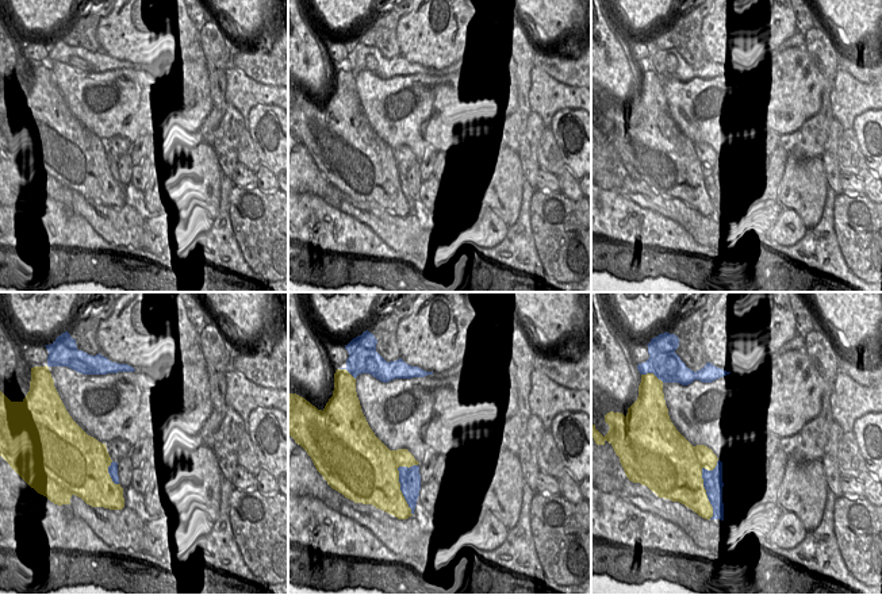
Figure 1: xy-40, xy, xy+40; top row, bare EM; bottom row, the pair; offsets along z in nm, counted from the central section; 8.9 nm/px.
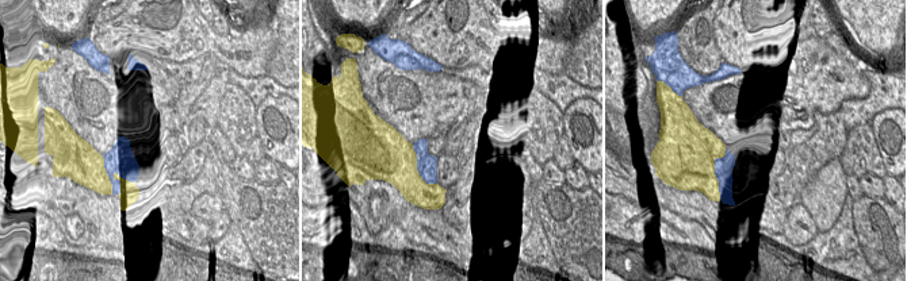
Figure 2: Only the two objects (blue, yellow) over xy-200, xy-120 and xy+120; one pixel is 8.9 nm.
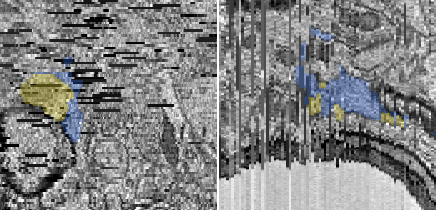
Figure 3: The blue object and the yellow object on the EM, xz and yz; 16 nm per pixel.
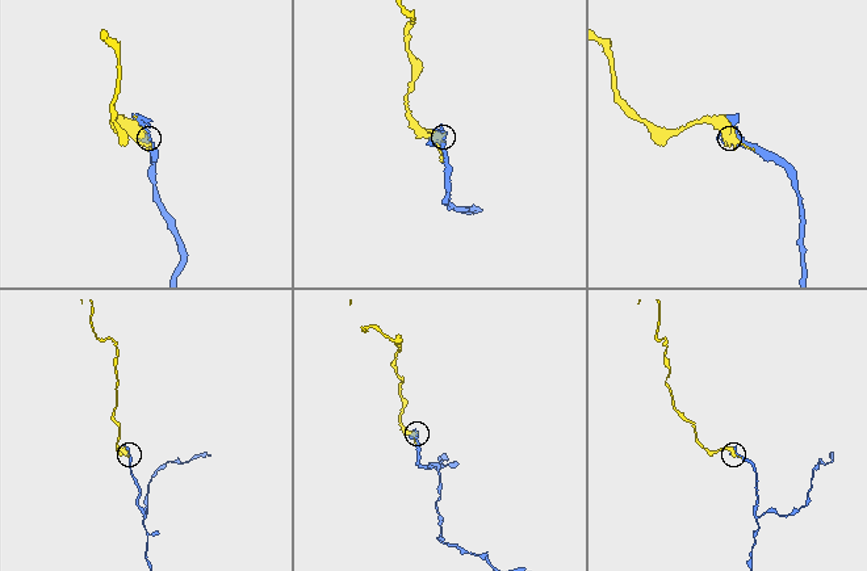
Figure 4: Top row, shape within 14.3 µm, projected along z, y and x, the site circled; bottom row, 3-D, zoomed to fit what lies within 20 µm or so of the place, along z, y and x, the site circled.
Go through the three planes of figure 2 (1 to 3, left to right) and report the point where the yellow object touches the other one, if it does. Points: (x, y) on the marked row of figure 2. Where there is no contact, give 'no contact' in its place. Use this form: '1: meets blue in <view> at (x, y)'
1: meets blue in xy-200 at (119, 183)
2: meets blue in xy-120 at (417, 169)
3: meets blue in xy+120 at (715, 172)

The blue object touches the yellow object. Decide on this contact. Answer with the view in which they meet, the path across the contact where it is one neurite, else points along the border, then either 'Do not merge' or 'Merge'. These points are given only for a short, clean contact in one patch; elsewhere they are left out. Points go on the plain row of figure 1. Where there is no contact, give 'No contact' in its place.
Touches blue in xy+40. Merge.

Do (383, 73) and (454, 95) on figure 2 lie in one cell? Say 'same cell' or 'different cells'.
same cell

